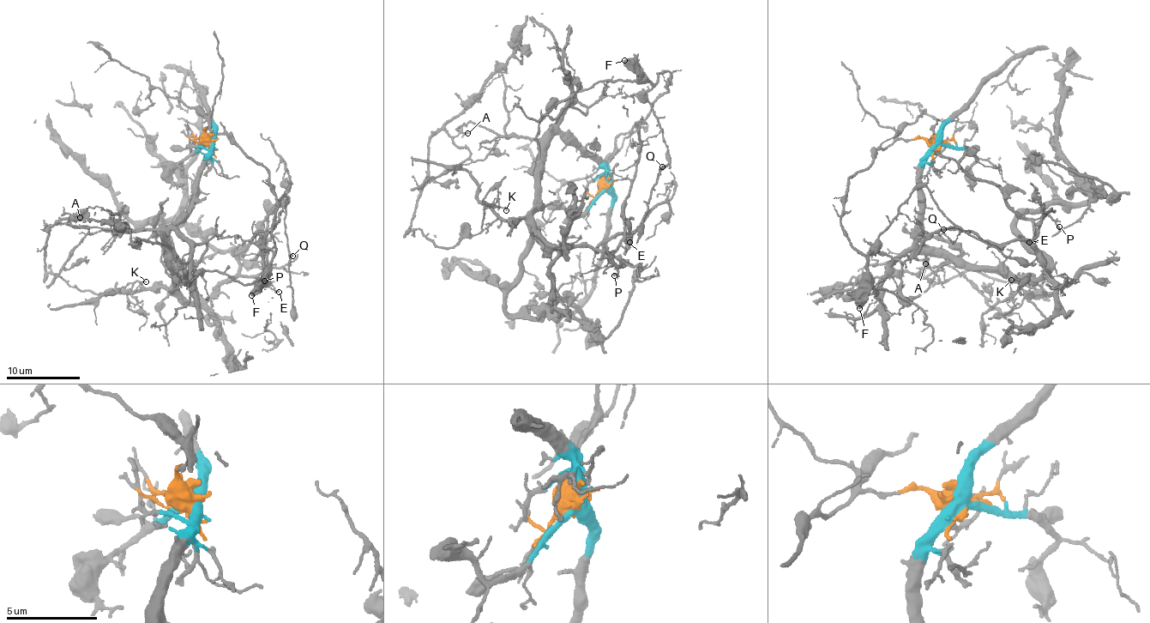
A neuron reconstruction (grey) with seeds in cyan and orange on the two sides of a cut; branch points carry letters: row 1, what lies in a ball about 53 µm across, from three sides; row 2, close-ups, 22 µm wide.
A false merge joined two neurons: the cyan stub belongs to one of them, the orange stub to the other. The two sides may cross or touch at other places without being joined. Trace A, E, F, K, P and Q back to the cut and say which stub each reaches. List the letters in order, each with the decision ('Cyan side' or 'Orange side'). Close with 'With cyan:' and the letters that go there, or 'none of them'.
A: Cyan side
E: Cyan side
F: Orange side
K: Cyan side
P: Cyan side
Q: Orange side
With cyan: A, E, K, P

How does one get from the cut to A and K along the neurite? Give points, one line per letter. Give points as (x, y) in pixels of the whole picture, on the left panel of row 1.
A: (210, 142), (209, 155), (201, 166), (197, 202), (171, 224), (124, 232), (81, 228), (70, 222), (81, 218)
K: (210, 142), (197, 202), (171, 224), (165, 238), (174, 279), (169, 288), (135, 292), (145, 282)

